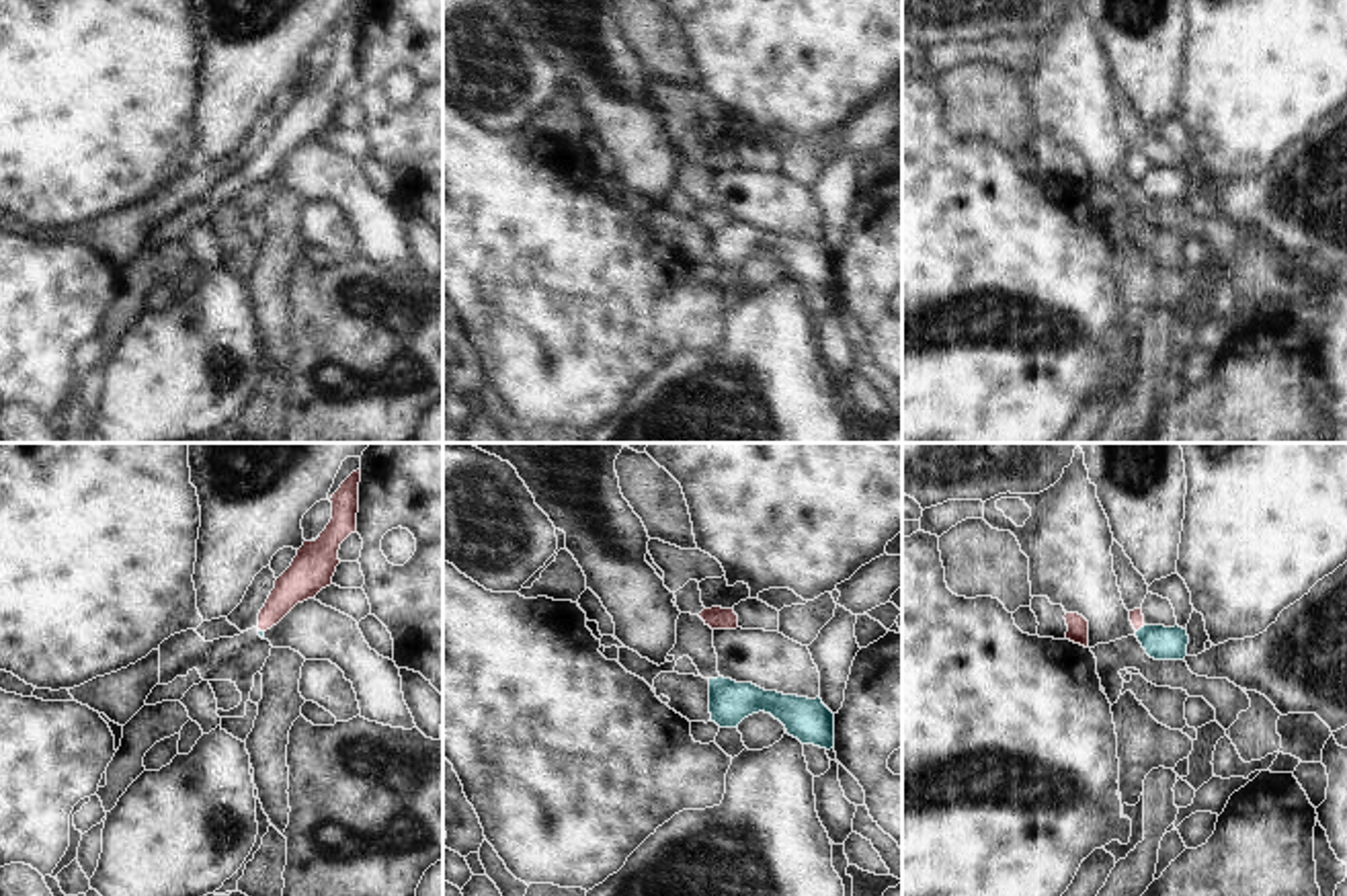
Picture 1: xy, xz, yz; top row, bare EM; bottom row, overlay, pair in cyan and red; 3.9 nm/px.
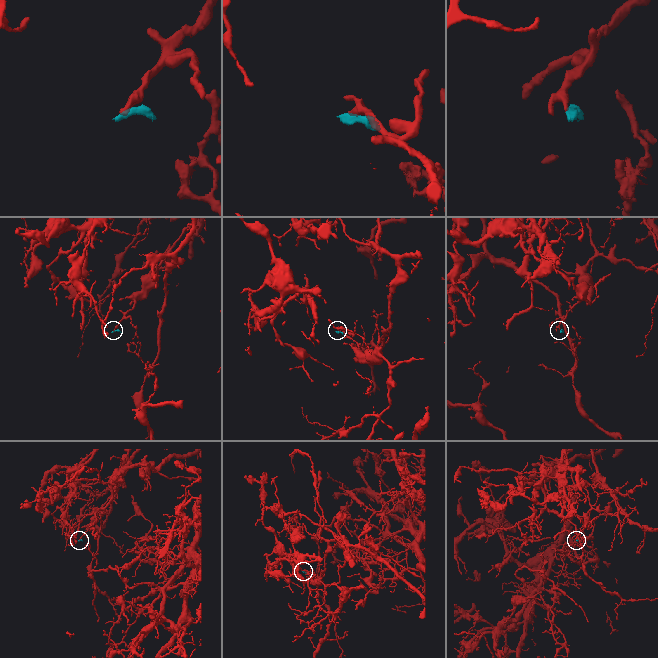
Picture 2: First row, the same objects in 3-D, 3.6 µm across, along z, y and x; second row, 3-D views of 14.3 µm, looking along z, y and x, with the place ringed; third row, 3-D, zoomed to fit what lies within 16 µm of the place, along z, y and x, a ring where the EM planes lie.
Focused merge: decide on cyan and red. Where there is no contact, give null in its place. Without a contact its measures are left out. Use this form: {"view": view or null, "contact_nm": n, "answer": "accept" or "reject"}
{"view": "yz", "contact_nm": 50, "answer": "reject"}

